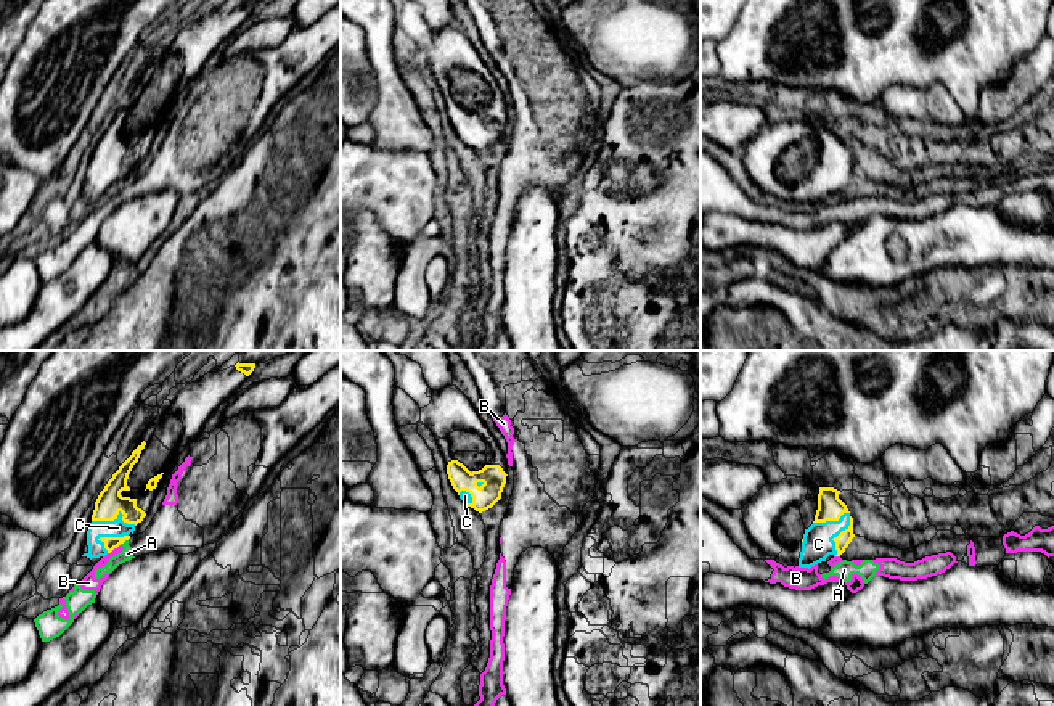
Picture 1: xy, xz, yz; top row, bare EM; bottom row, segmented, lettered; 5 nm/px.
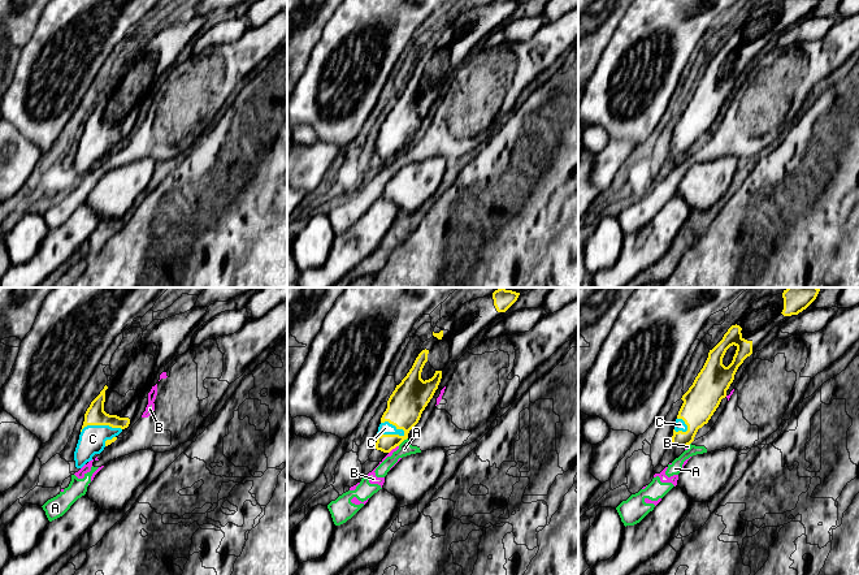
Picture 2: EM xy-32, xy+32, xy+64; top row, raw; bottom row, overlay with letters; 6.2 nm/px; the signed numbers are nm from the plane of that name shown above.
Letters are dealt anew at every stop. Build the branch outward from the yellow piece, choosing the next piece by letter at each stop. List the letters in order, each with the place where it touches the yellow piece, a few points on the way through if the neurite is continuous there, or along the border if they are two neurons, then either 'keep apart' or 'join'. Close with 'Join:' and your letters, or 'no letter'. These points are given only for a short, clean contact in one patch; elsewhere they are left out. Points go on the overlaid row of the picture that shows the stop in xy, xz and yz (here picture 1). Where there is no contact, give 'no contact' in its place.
A: contact xy (124, 541); border xy (127, 539), (122, 544); keep apart
B: contact xy (114, 547); keep apart
C: contact xy (116, 517); way xy (110, 502), (116, 517), (118, 528); join
Join: C

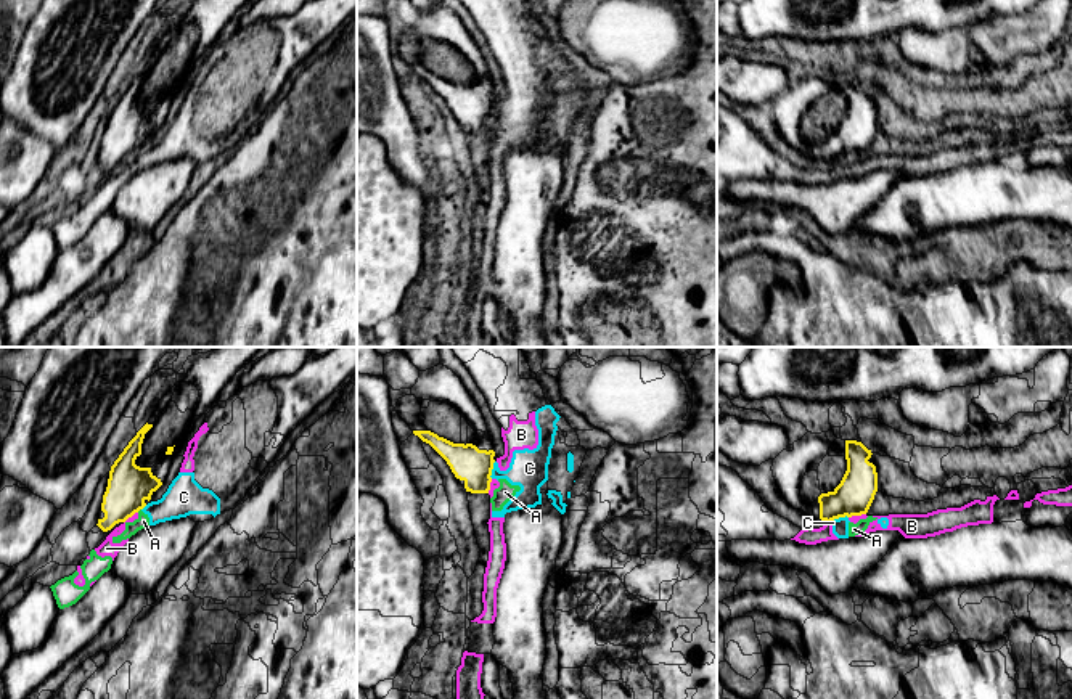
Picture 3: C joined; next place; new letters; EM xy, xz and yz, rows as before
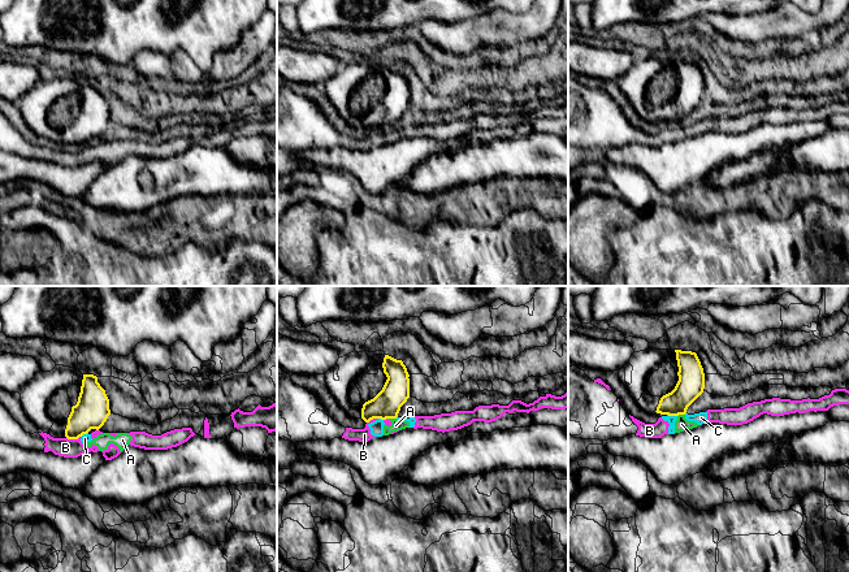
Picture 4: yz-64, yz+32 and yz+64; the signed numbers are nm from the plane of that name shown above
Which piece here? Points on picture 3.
A: contact xy (139, 510); border xy (140, 508), (137, 511); keep apart
B: contact xy (130, 516); keep apart
C: contact yz (838, 518); border yz (847, 516), (830, 521); keep apart
Join: no letter

